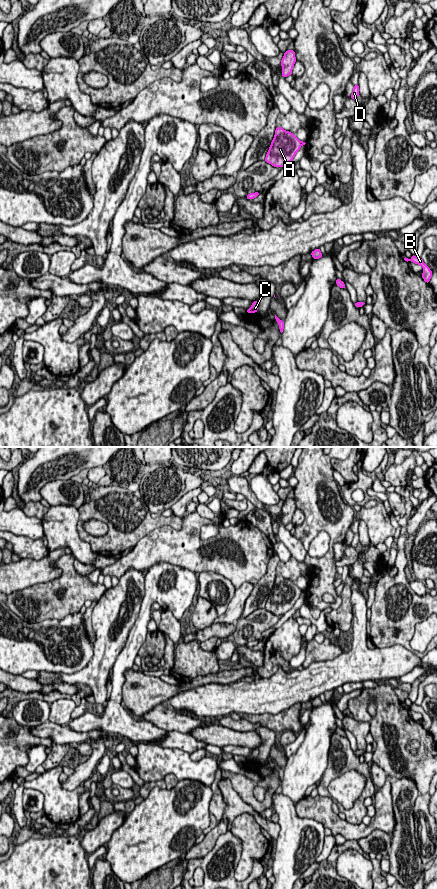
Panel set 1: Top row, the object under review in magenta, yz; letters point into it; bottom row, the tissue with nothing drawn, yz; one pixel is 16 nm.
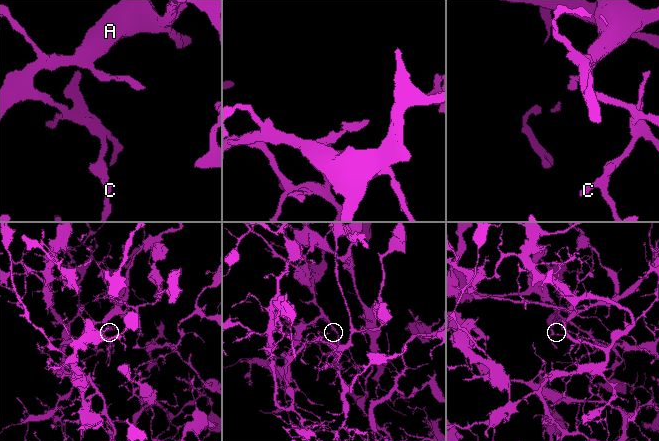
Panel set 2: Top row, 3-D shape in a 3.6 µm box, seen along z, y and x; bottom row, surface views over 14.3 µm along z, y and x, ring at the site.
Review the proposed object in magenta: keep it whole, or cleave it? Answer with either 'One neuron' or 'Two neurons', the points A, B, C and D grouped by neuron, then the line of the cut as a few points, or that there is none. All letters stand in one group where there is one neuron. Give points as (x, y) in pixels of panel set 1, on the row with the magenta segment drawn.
One neuron. Groups: A B C D. No split

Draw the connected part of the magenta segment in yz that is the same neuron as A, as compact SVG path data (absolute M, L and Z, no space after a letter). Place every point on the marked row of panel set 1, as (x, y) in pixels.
M277 126L264 160L274 167L284 167L293 160L302 145L306 145L306 141L300 141L293 133Z

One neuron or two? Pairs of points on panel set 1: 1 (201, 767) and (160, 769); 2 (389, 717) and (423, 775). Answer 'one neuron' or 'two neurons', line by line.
1: one neuron
2: one neuron

